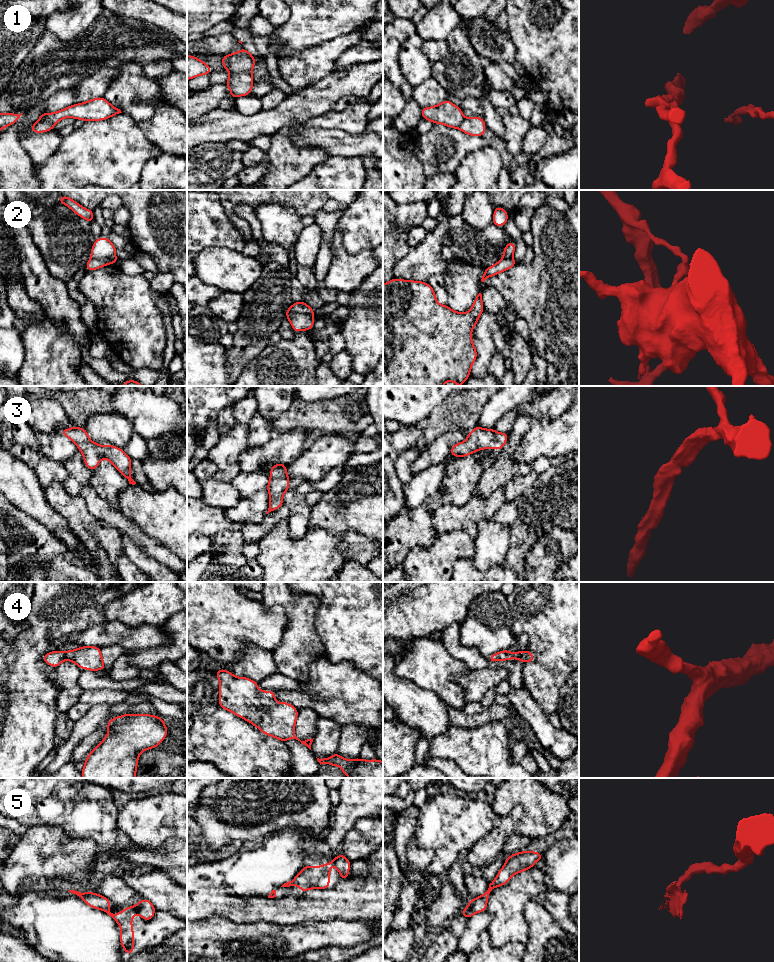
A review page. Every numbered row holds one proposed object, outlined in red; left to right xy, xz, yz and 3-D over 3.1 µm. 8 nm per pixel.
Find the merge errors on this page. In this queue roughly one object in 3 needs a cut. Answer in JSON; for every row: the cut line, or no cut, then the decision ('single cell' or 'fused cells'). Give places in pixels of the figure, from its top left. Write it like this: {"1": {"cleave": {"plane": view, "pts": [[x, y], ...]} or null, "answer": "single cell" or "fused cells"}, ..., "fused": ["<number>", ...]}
{"1": {"cleave": {"plane": "xz", "pts": [[231, 72], [246, 72], [250, 75]]}, "answer": "fused cells"}, "2": {"cleave": {"plane": "xy", "pts": [[91, 257], [109, 258], [113, 263]]}, "answer": "fused cells"}, "3": {"cleave": null, "answer": "single cell"}, "4": {"cleave": null, "answer": "single cell"}, "5": {"cleave": {"plane": "xy", "pts": [[136, 906], [139, 912]]}, "answer": "fused cells"}, "fused": ["1", "2", "5"]}

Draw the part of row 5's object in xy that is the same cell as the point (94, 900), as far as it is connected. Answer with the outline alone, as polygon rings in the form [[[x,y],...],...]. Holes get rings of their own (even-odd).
[[[69,890],[68,892],[79,896],[88,906],[106,912],[116,923],[119,923],[121,925],[120,943],[122,944],[123,950],[126,952],[127,956],[134,955],[134,932],[131,920],[136,913],[139,913],[137,906],[125,907],[122,908],[121,913],[113,914],[109,910],[111,902],[107,897],[94,892],[81,893],[75,890]]]

